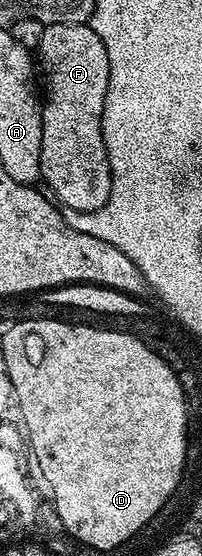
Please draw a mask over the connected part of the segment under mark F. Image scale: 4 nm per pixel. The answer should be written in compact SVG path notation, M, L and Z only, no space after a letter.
M50 24L45 26L42 43L39 44L36 50L36 57L41 76L42 73L44 75L44 83L42 79L42 85L43 88L44 85L46 87L46 95L44 91L42 101L42 143L39 161L41 180L50 187L51 190L49 192L63 208L77 213L89 213L90 211L100 210L105 205L107 199L109 199L110 191L112 190L112 172L109 169L109 159L106 155L105 140L102 139L101 131L102 108L105 106L106 91L109 87L109 55L106 54L105 44L102 43L102 39L98 38L97 33L89 24Z

